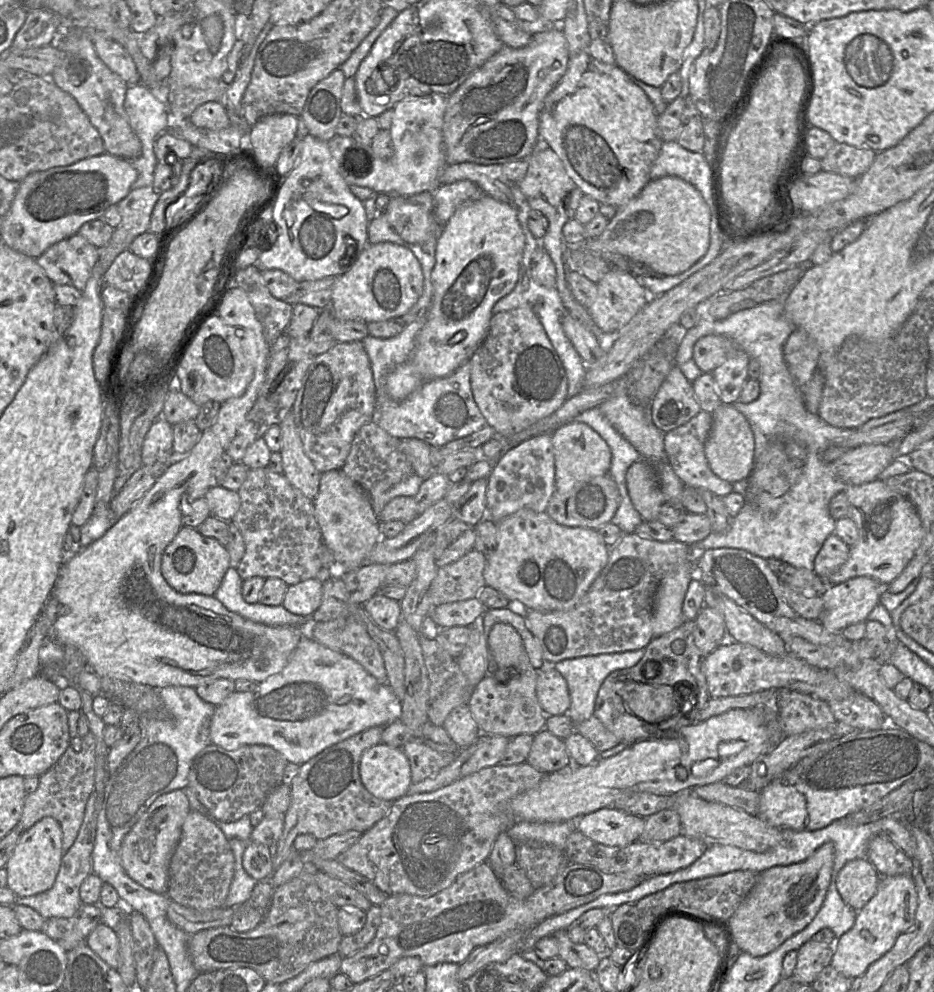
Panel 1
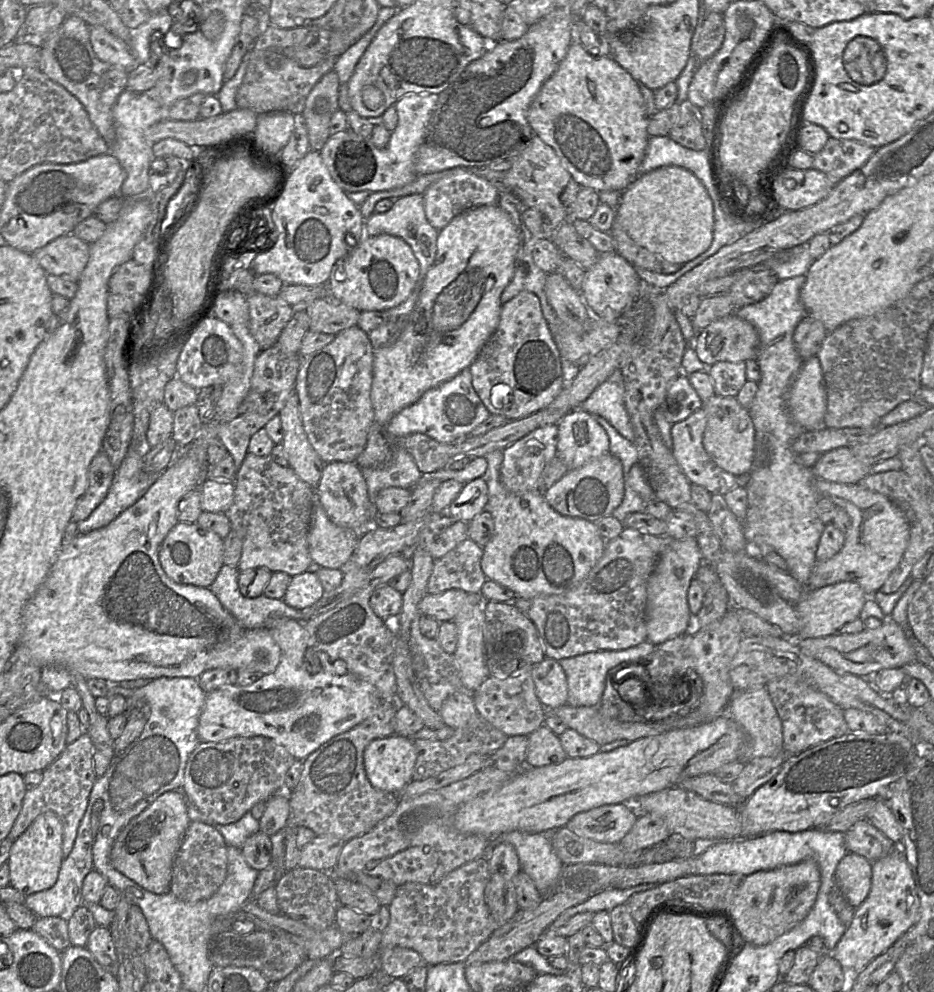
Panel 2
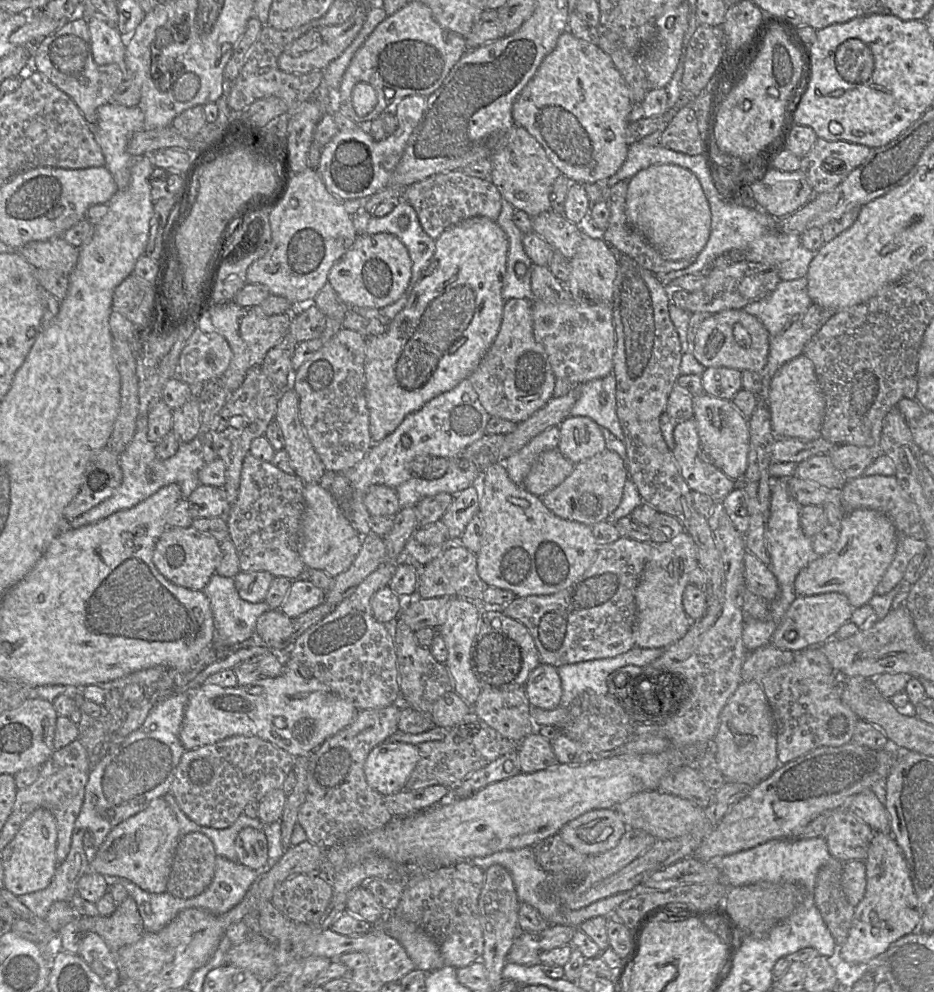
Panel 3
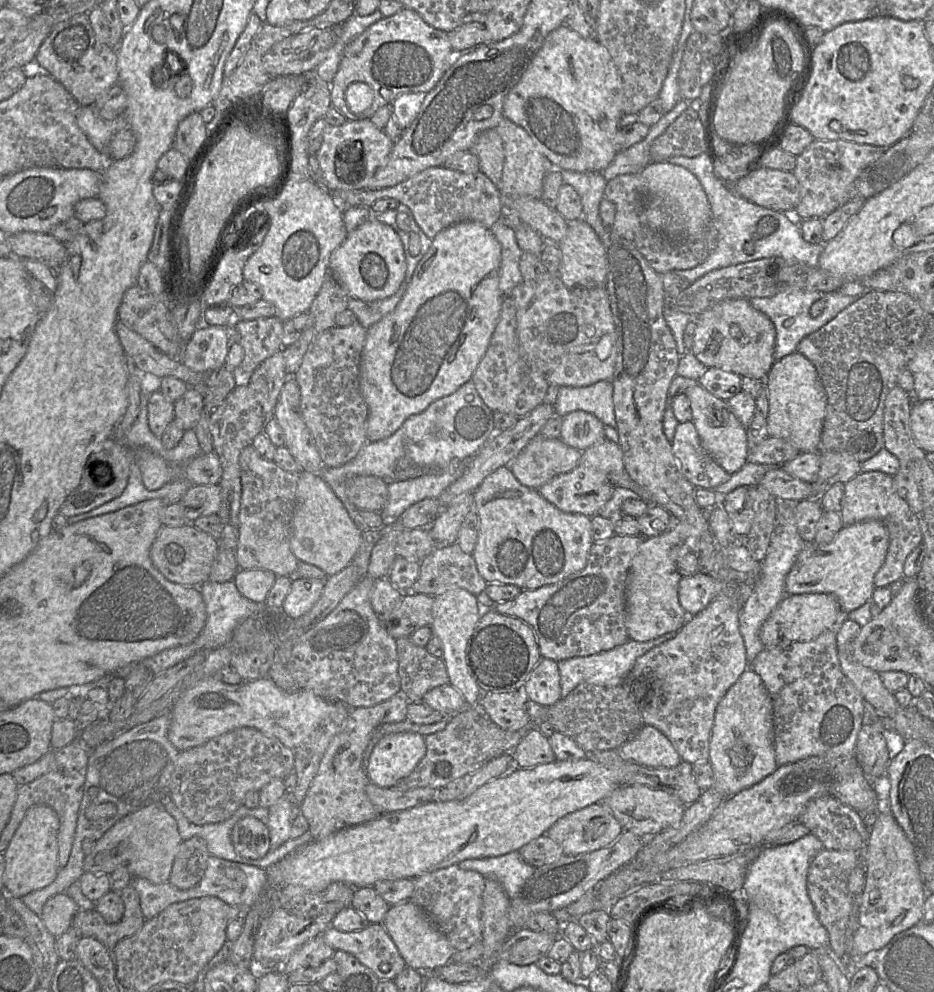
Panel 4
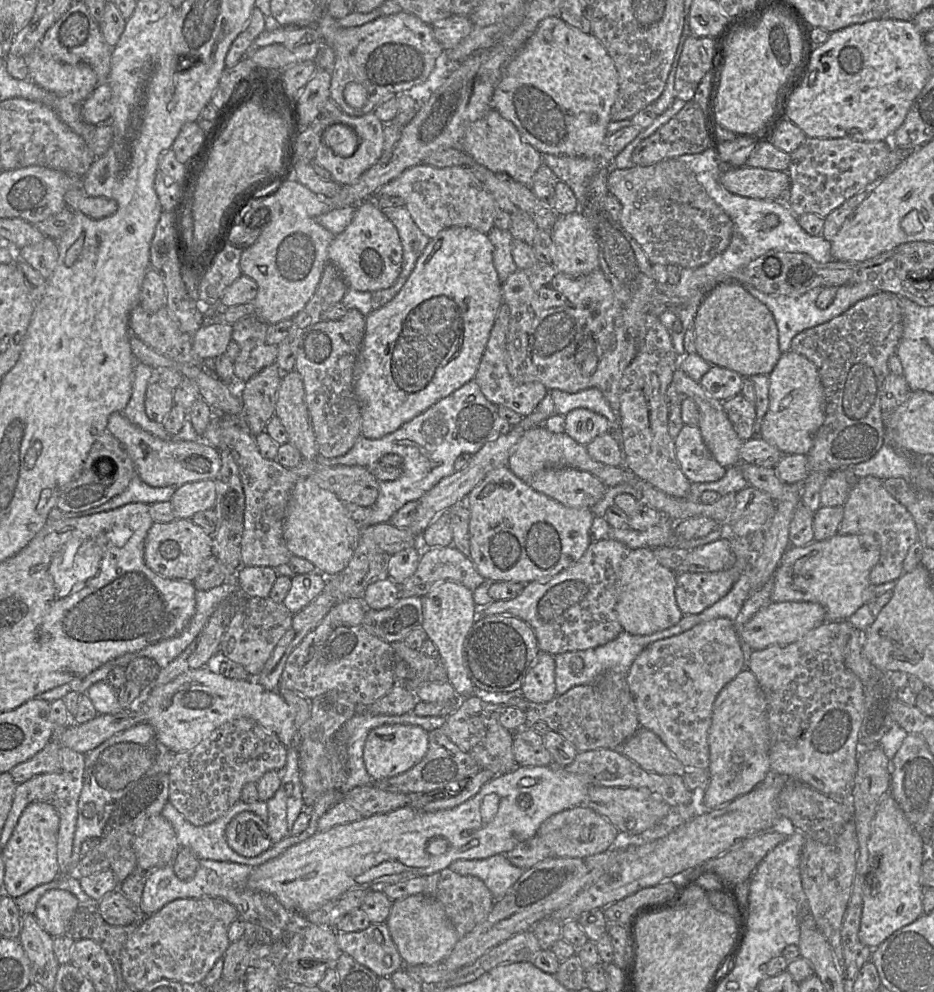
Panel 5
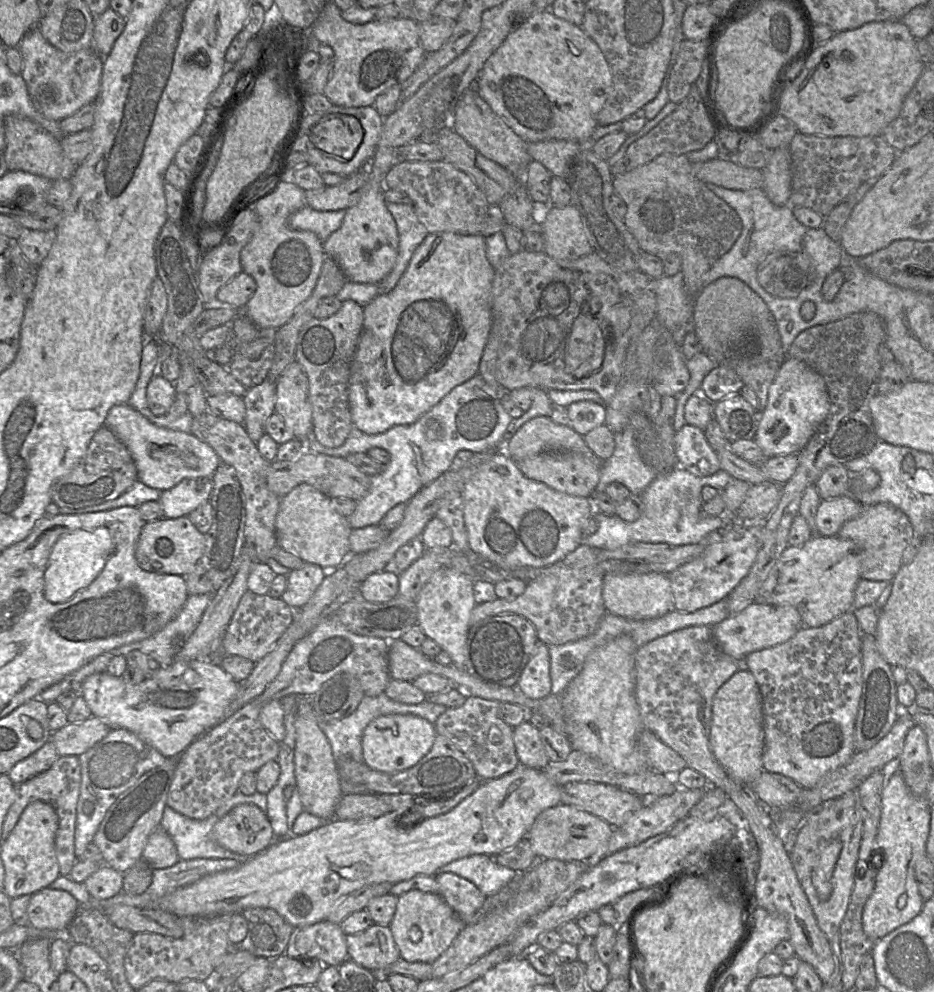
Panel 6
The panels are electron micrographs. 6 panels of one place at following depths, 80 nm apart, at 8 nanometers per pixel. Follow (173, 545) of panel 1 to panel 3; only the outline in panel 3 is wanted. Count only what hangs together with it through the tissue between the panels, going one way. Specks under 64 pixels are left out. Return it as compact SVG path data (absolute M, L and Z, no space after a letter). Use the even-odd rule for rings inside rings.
M167 527L155 545L153 561L161 574L174 584L192 590L204 590L216 572L220 544L212 535L194 527Z

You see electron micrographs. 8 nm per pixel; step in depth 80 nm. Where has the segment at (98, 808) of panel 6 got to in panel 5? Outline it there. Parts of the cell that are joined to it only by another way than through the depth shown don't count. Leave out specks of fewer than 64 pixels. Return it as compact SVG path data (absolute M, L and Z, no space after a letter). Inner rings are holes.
M141 723L113 735L97 748L85 754L83 788L78 800L78 819L73 847L81 852L82 843L89 838L101 838L115 804L140 780L157 773L169 773L174 759L172 753L157 738L151 724ZM87 803L96 805L97 815L87 819L83 815Z

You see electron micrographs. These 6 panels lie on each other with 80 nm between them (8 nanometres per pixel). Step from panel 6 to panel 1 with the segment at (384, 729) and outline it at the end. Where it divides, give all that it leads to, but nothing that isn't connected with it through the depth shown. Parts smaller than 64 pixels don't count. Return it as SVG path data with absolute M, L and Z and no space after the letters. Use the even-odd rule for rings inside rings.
M382 742L363 752L359 772L369 793L390 802L406 795L413 783L410 763L402 749Z

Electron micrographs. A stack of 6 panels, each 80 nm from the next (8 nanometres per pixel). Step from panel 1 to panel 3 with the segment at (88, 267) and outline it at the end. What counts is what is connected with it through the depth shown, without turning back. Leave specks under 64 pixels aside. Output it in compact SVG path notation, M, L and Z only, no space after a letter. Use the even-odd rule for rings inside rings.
M57 236L47 241L32 241L14 251L18 251L34 268L62 271L64 274L70 274L74 270L79 257L79 247L73 246L62 236Z

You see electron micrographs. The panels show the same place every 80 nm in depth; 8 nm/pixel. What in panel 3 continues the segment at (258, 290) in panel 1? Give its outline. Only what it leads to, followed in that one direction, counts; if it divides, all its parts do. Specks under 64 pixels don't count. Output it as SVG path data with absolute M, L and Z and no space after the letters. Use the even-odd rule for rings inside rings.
M259 306L244 310L240 321L240 335L249 350L249 365L260 366L266 353L289 333L292 312L264 314Z

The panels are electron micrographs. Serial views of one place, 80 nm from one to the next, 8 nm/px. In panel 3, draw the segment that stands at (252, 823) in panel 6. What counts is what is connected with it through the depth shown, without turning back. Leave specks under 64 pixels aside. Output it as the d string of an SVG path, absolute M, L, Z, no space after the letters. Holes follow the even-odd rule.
M252 827L242 829L236 840L235 850L240 864L253 870L268 867L268 839L263 830Z

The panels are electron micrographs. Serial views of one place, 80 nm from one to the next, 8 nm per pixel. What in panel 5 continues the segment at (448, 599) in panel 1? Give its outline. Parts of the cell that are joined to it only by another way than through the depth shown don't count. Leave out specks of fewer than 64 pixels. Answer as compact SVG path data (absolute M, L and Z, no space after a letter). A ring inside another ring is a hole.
M453 545L426 548L422 551L415 573L399 585L401 596L422 597L444 581L457 582L471 591L490 582L479 574L471 558Z

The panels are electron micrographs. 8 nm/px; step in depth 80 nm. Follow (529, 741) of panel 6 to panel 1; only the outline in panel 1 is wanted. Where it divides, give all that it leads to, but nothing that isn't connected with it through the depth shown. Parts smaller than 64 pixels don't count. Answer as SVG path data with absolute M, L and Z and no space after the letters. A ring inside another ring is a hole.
M542 729L534 735L526 762L546 774L558 771L570 764L570 755L564 740Z

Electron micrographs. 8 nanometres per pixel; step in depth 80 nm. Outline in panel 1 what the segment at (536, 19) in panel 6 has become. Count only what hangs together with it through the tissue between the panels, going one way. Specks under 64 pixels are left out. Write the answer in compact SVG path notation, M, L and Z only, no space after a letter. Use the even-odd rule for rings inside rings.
M583 50L569 58L565 74L545 97L539 114L539 136L560 157L583 195L618 208L637 196L651 180L650 170L663 143L657 134L657 117L647 94L623 69L600 62Z

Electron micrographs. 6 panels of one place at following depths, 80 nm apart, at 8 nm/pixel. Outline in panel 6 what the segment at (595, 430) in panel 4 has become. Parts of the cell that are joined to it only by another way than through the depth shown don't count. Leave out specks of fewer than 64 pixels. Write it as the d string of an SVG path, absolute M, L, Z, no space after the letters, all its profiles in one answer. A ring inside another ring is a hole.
M582 400L571 403L566 410L570 419L570 427L581 436L585 436L592 429L605 424L605 404Z

